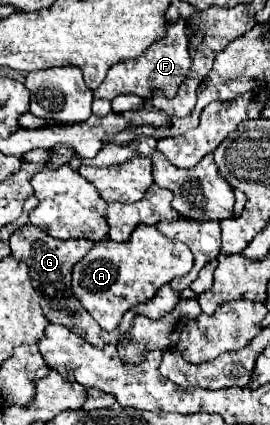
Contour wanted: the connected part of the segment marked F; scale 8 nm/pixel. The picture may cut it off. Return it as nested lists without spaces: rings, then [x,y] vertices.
[[[175,22],[175,24],[169,24],[169,32],[165,32],[165,40],[161,40],[161,44],[153,44],[153,48],[145,52],[145,56],[139,56],[137,60],[125,60],[109,68],[107,78],[97,90],[93,90],[93,96],[103,100],[113,100],[119,94],[135,94],[135,96],[141,96],[143,100],[151,100],[155,92],[161,92],[165,98],[173,98],[181,82],[189,76],[191,64],[193,60],[187,50],[185,24]]]

